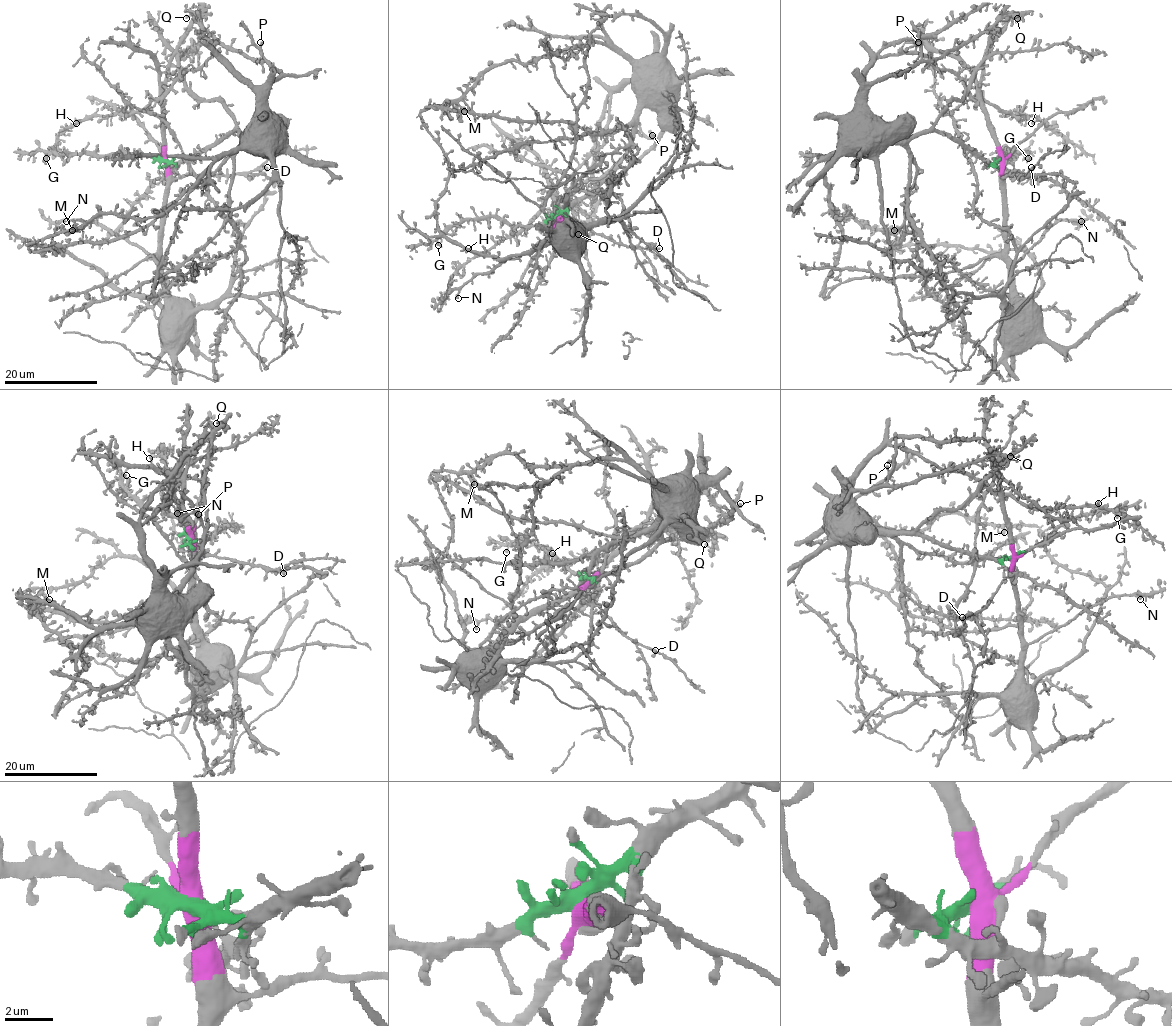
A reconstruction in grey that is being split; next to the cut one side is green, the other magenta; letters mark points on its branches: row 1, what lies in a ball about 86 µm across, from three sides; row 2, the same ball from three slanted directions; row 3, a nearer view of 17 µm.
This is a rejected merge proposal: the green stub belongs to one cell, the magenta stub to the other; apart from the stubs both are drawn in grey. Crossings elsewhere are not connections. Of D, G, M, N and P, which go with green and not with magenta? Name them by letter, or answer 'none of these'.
G, M, P

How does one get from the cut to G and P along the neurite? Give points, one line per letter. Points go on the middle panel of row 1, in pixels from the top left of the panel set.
G: (557, 217), (548, 217), (530, 225), (509, 225), (494, 217), (462, 218), (437, 238), (437, 245)
P: (557, 217), (609, 174), (629, 145), (652, 84), (671, 104), (672, 116), (657, 137), (652, 135)

